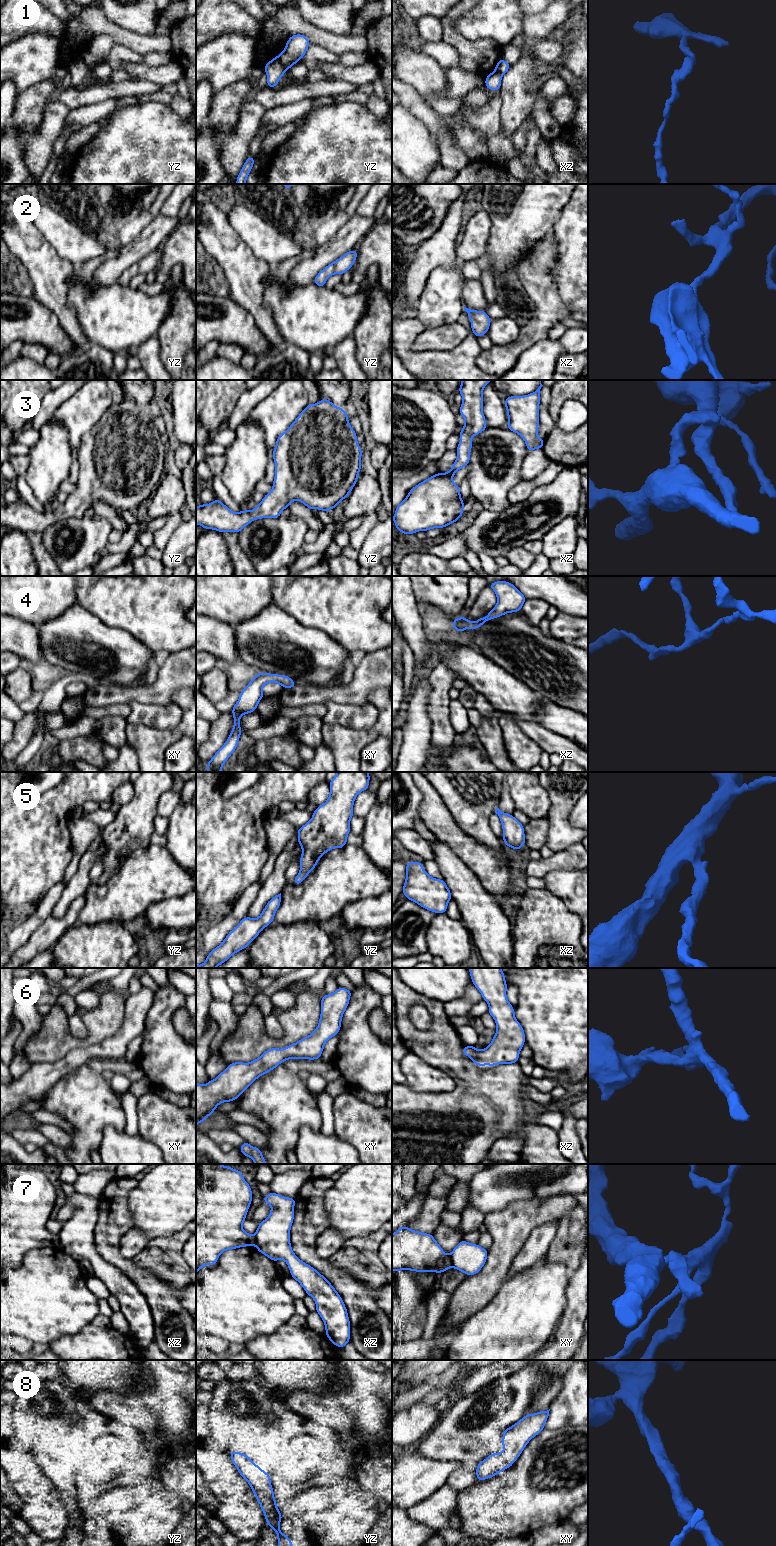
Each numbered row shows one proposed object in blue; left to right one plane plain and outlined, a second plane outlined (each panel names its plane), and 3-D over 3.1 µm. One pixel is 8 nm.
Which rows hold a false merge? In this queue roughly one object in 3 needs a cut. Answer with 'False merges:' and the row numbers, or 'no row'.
False merges: 1, 7

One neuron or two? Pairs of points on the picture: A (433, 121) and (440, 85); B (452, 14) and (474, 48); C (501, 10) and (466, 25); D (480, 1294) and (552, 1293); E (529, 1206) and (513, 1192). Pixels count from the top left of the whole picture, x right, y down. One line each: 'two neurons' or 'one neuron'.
A: two neurons
B: one neuron
C: one neuron
D: two neurons
E: two neurons

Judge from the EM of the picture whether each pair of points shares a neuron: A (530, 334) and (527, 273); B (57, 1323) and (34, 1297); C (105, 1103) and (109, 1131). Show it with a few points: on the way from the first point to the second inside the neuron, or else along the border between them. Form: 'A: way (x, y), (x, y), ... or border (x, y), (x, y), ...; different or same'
A: way (540, 319), (540, 288); same
B: way (51, 1317), (42, 1308), (40, 1303); same
C: border (124, 1129), (117, 1130), (106, 1126), (99, 1148); different

